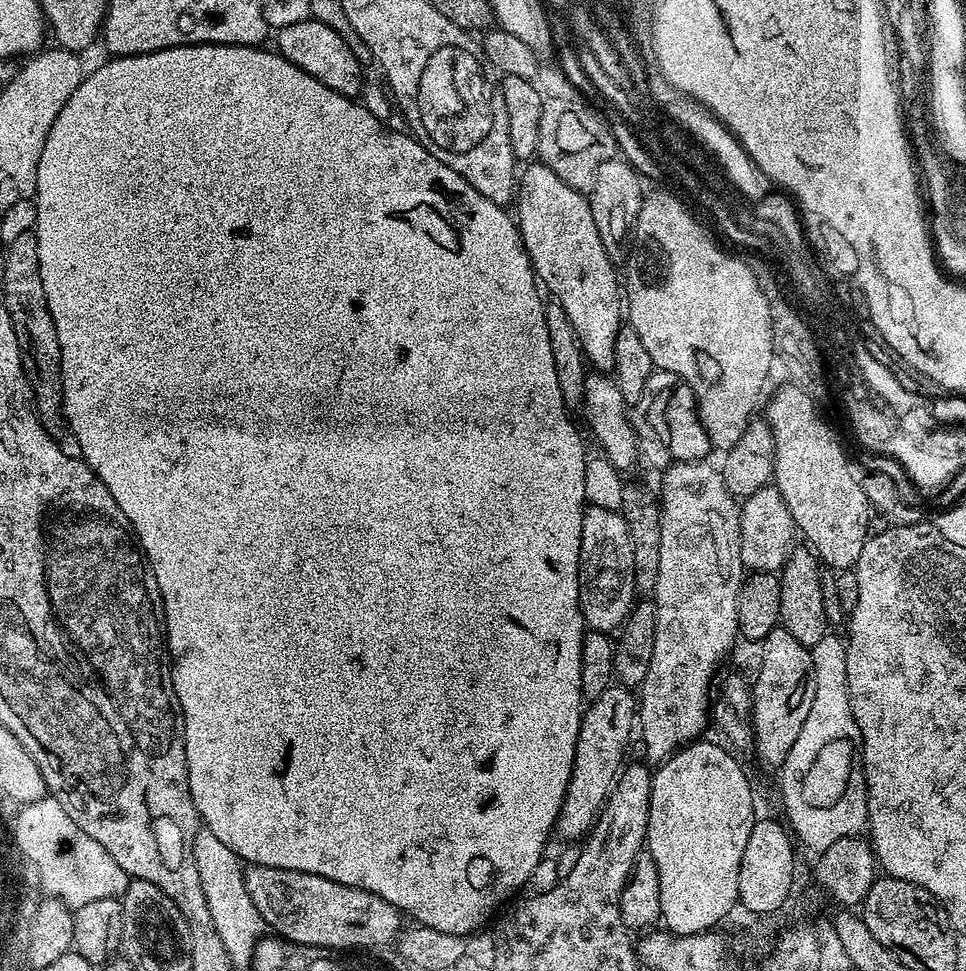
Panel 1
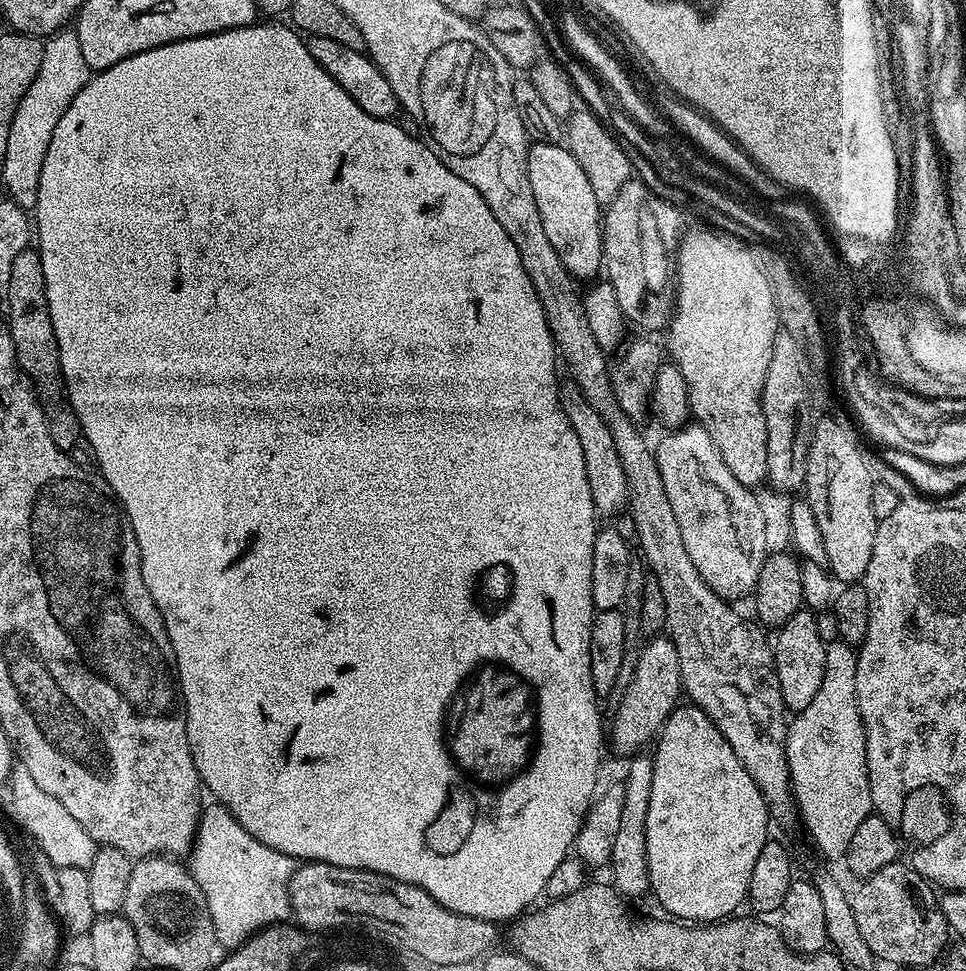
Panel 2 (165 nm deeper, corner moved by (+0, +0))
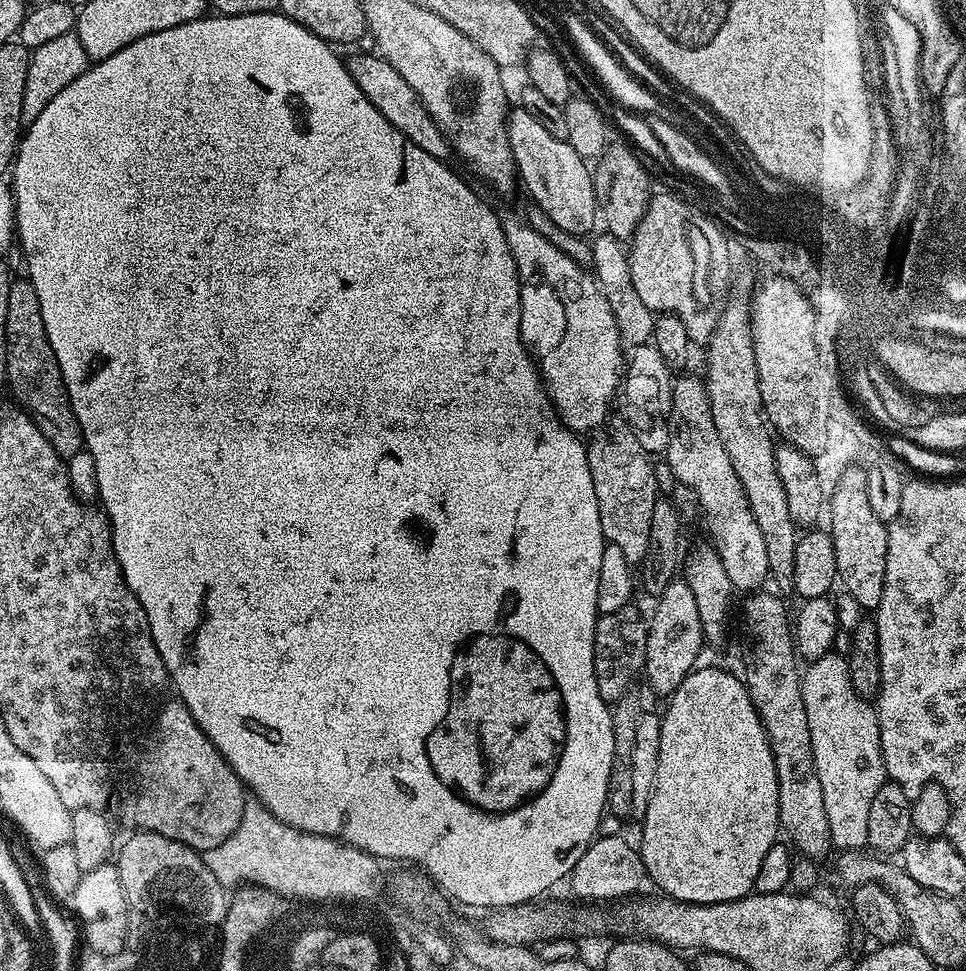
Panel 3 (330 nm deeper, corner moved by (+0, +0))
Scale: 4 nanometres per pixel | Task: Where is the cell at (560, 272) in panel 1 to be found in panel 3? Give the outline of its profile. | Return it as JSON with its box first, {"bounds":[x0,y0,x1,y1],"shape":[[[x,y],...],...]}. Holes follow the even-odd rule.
{"bounds":[508,107,598,237],"shape":[[[517,107],[508,117],[508,137],[519,183],[532,195],[531,203],[540,206],[567,234],[587,237],[596,220],[598,224],[598,205],[594,176],[584,157],[576,153],[567,140],[554,138],[534,114],[526,114],[522,107]]]}

